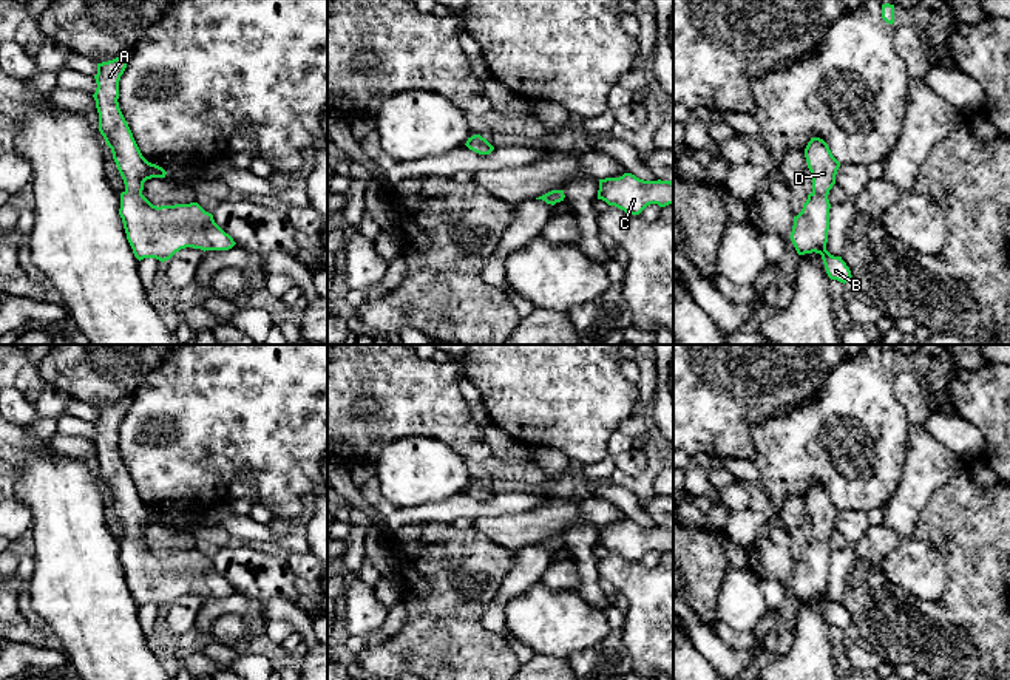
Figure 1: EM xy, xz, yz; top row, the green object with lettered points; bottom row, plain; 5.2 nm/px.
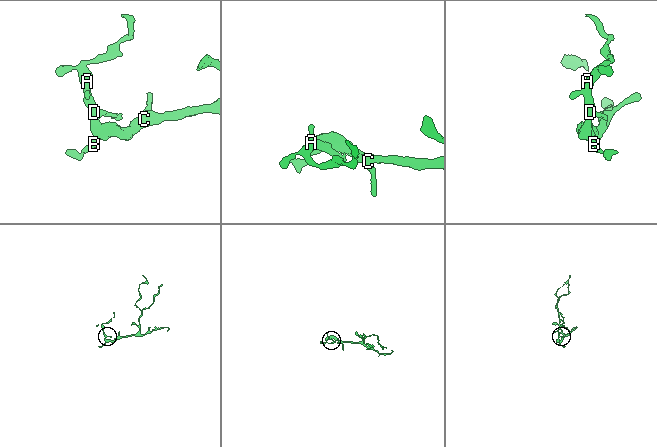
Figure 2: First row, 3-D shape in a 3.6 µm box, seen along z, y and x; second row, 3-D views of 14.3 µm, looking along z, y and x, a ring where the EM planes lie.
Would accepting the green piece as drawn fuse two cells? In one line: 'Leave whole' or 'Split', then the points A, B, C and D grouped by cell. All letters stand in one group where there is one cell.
Leave whole. Groups: A B C D

